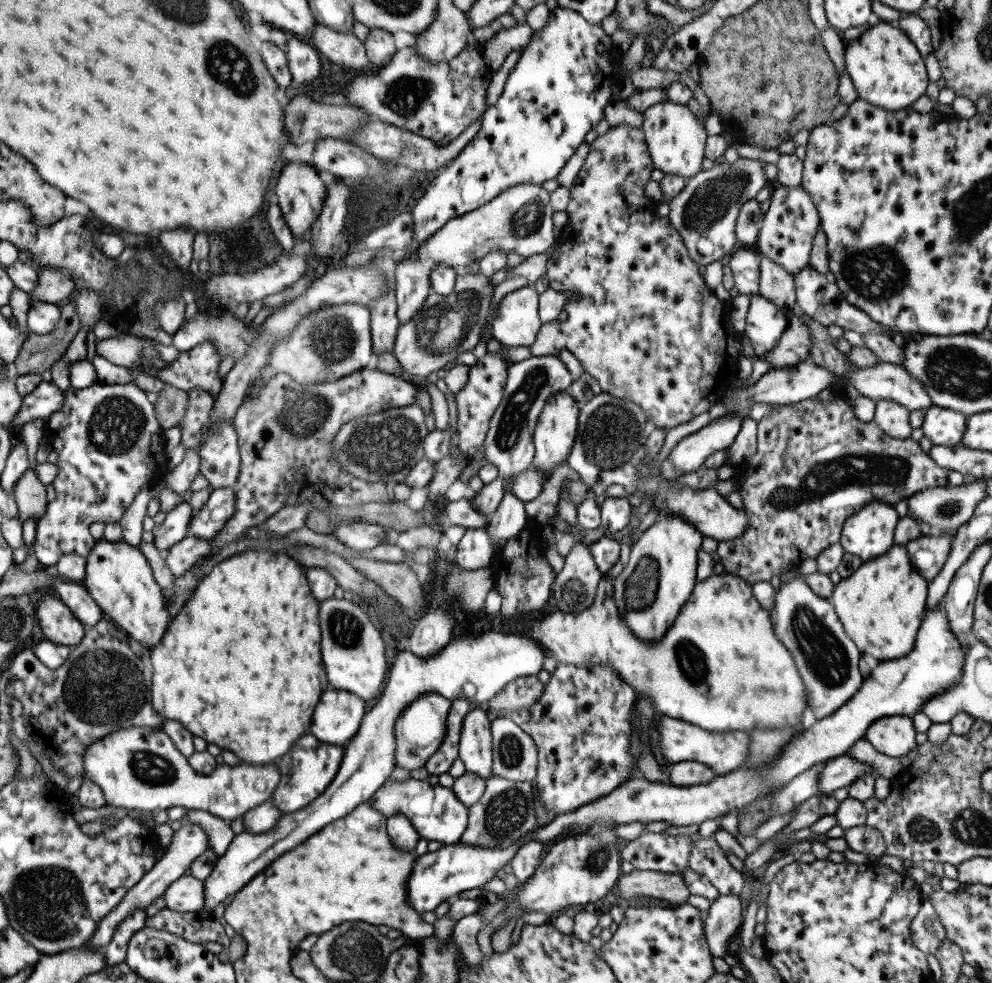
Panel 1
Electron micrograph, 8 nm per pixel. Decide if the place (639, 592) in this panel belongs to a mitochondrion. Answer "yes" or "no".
yes

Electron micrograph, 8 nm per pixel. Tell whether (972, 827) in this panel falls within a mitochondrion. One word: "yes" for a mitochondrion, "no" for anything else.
yes

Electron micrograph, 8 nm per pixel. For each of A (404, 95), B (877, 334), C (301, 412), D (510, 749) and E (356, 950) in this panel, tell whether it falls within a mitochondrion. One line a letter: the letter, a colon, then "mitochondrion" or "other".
A: mitochondrion
B: other
C: mitochondrion
D: mitochondrion
E: mitochondrion

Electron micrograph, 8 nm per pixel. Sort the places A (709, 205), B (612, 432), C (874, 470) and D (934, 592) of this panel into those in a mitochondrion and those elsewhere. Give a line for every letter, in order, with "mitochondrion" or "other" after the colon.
A: mitochondrion
B: mitochondrion
C: mitochondrion
D: other

